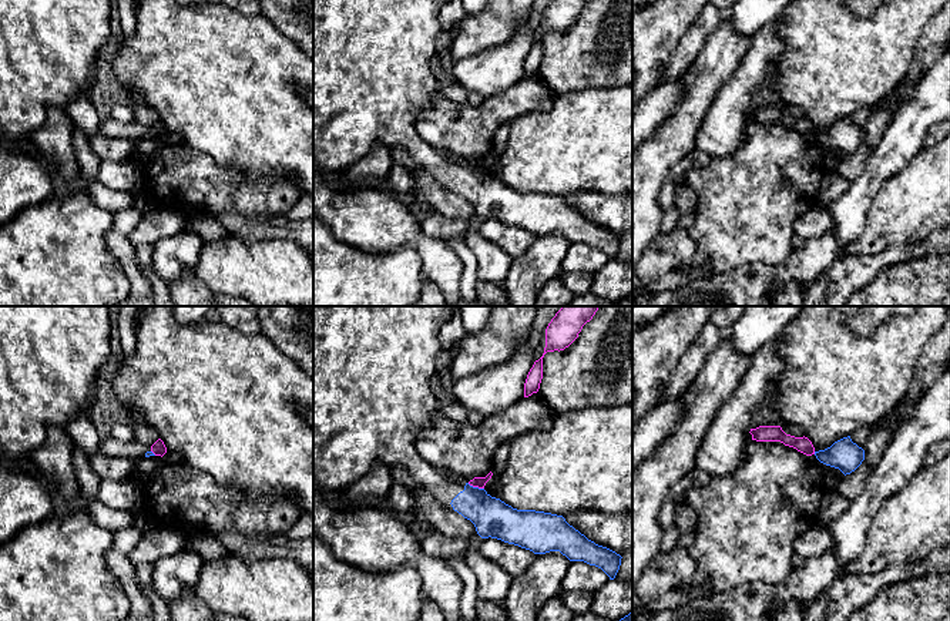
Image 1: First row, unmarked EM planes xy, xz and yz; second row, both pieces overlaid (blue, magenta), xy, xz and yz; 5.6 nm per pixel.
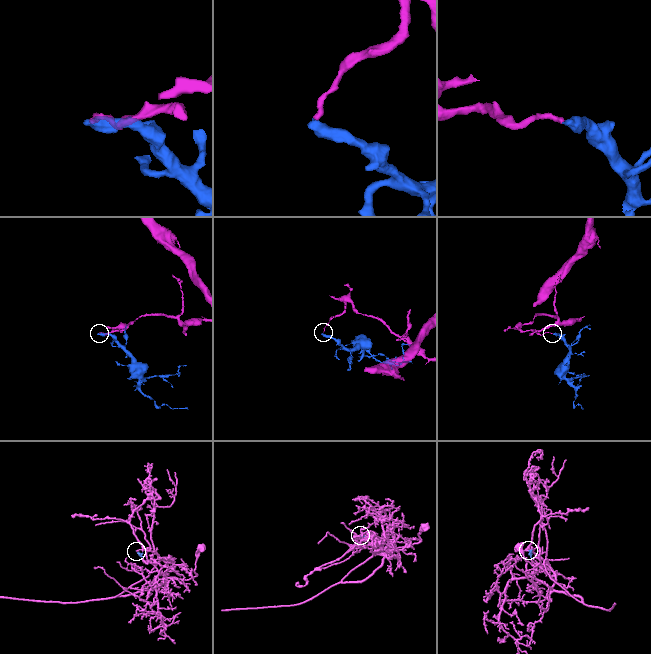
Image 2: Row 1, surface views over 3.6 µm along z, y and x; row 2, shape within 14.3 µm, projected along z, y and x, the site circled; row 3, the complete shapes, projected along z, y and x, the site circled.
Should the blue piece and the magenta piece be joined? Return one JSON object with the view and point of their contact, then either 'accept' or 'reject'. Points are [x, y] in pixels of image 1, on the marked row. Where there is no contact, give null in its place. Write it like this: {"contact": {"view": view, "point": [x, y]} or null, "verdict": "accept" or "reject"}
{"contact": {"view": "xz", "point": [476, 487]}, "verdict": "reject"}

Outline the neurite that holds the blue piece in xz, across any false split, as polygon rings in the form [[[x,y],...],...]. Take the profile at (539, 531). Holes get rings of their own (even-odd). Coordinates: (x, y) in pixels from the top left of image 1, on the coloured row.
[[[313,306],[313,487],[323,490],[348,489],[360,480],[375,461],[392,470],[404,467],[417,486],[432,493],[443,506],[470,520],[481,538],[497,538],[530,550],[534,554],[560,551],[570,561],[584,561],[601,568],[614,580],[621,555],[598,546],[570,526],[563,516],[517,510],[484,489],[451,481],[443,471],[426,463],[416,450],[422,432],[432,426],[439,400],[432,387],[436,358],[443,352],[440,329],[450,322],[453,306]]]

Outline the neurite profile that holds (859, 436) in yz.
[[[880,422],[876,424],[869,424],[869,426],[863,426],[857,430],[855,430],[850,434],[850,439],[853,443],[856,443],[859,447],[865,447],[867,437],[880,426]]]

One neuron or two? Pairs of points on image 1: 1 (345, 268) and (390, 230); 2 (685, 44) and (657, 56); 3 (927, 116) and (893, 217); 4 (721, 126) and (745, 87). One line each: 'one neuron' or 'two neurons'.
1: two neurons
2: two neurons
3: two neurons
4: one neuron

